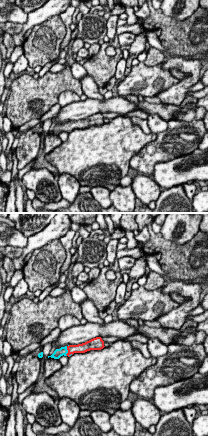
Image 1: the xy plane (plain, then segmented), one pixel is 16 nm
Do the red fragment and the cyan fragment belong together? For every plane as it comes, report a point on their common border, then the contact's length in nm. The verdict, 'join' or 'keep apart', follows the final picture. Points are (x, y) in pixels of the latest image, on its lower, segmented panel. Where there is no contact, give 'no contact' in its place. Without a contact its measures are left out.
(68, 351) | 190 nm

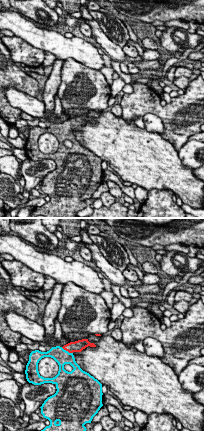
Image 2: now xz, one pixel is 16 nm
(67, 350) | 220 nm

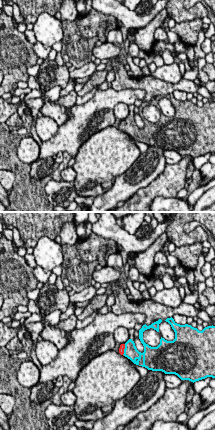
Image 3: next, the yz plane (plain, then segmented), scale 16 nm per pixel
(123, 350) | 190 nm

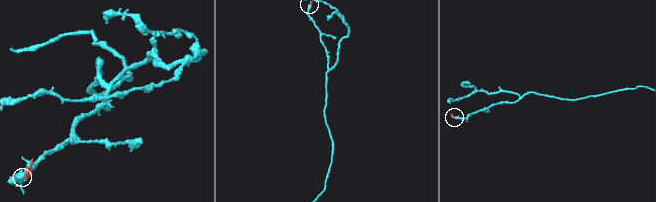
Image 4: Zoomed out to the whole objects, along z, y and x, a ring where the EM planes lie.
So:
join

